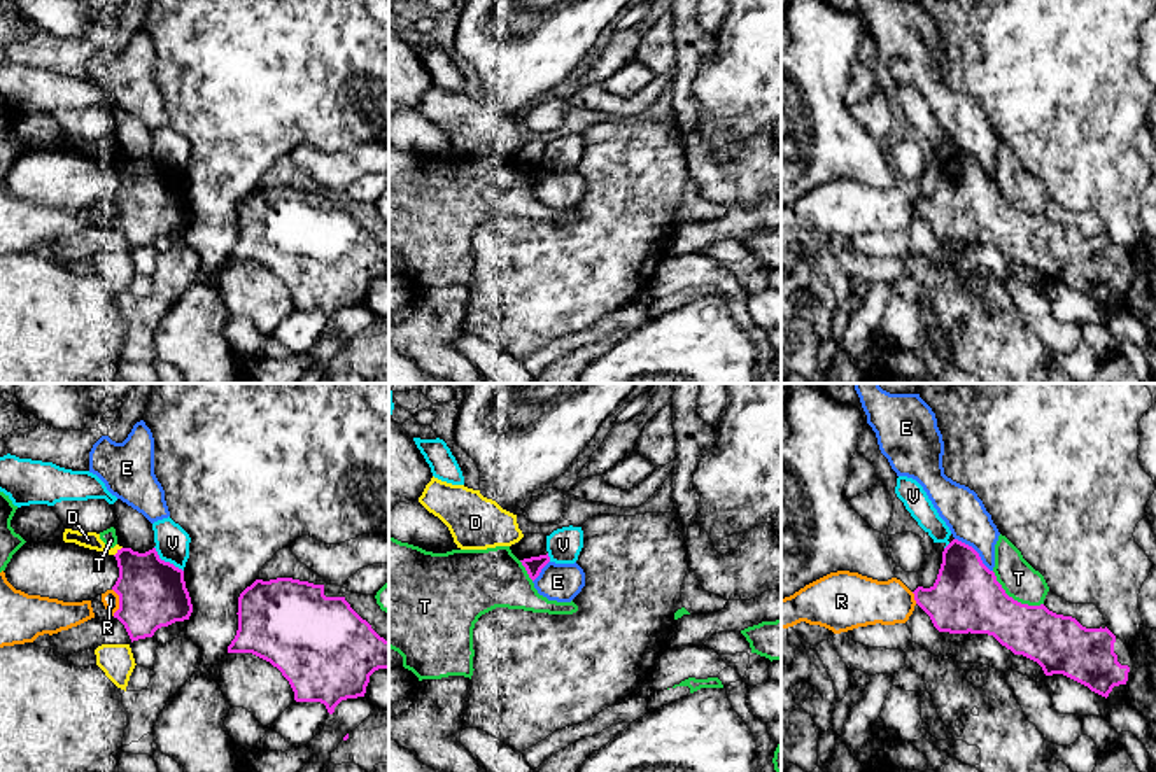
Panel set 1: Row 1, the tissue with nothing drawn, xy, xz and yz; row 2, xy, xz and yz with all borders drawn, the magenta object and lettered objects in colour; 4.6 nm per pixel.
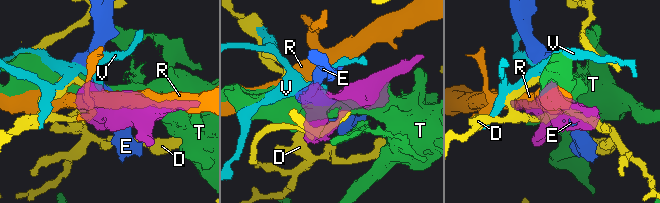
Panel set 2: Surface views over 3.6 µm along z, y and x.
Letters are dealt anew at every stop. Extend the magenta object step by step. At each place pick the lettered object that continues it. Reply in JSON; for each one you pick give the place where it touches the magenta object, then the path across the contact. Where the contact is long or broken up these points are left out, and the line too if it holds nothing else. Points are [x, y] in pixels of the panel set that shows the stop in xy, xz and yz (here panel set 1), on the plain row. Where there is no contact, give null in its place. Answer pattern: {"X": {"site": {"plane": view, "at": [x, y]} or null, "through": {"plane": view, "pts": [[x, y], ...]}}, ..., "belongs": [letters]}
{"belongs": []}

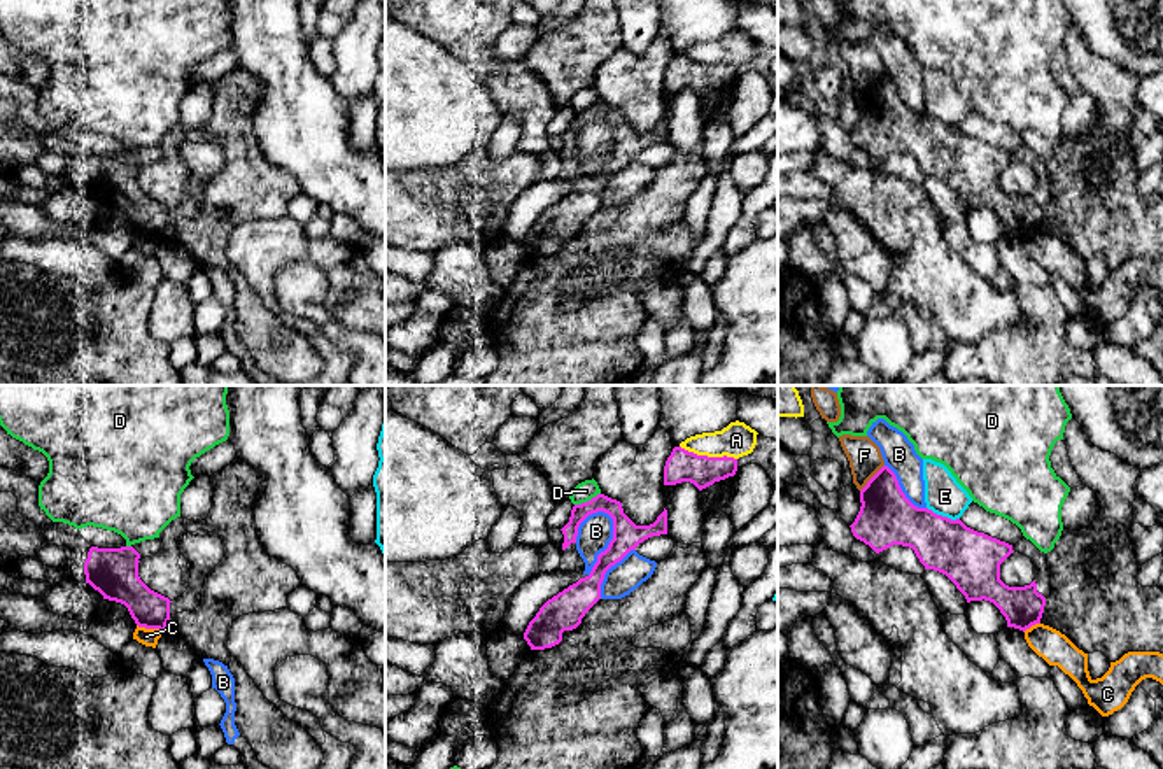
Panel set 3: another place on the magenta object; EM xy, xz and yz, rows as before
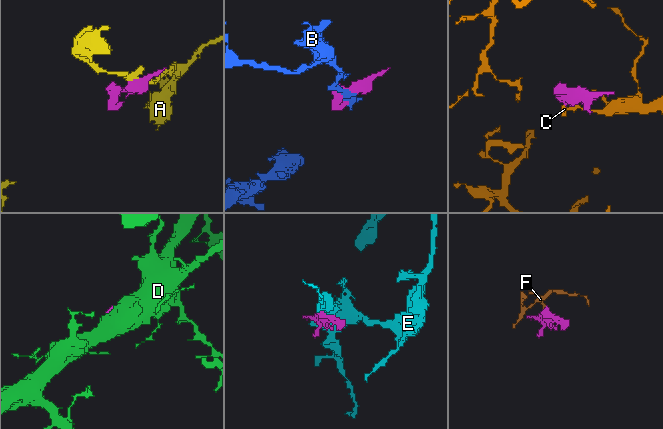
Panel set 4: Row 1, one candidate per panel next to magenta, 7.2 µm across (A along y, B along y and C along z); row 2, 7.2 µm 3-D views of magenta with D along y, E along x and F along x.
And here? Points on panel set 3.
{"belongs": []}

